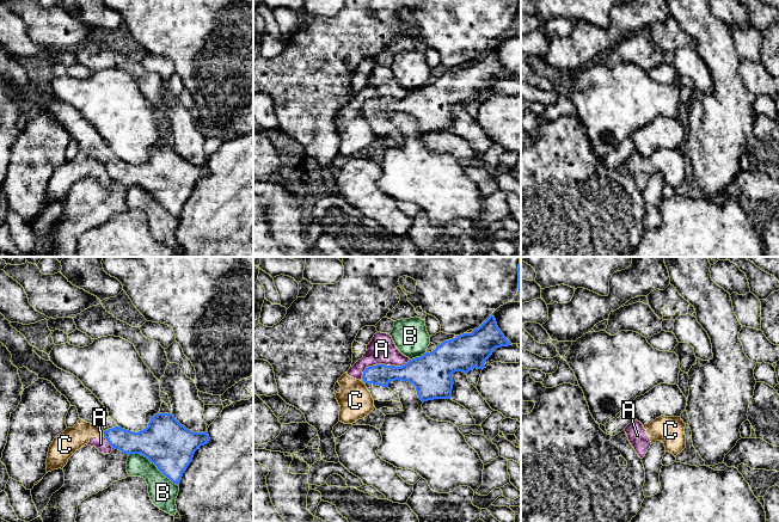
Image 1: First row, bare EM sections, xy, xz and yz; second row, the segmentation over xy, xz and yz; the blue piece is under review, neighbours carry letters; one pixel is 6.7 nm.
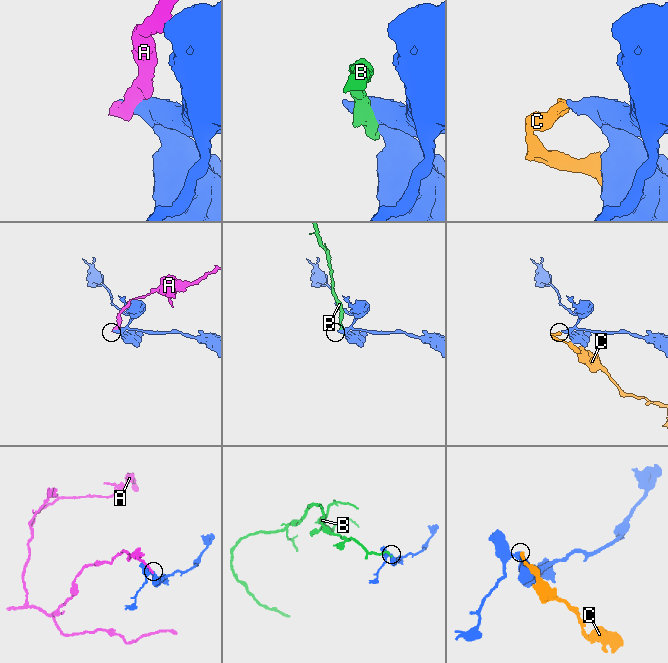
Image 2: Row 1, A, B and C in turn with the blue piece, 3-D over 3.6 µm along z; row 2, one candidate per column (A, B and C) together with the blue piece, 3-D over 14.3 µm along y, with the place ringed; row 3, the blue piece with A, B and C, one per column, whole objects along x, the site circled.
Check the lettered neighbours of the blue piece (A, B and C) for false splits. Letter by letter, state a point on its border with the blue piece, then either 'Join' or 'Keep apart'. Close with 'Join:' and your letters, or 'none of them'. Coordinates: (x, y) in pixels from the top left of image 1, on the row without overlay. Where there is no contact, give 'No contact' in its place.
A: Touches blue at xz (384, 97). Keep apart
B: Touches blue at xy (153, 195). Keep apart
C: Touches blue at xy (104, 166). Keep apart
Join: none of them

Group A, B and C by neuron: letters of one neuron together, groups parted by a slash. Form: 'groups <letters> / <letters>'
groups A C / B

